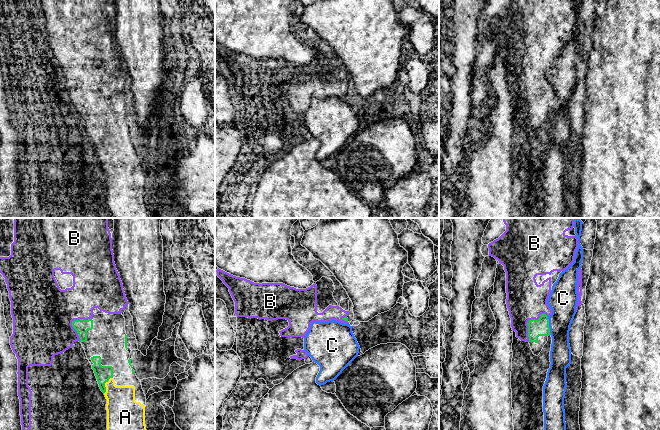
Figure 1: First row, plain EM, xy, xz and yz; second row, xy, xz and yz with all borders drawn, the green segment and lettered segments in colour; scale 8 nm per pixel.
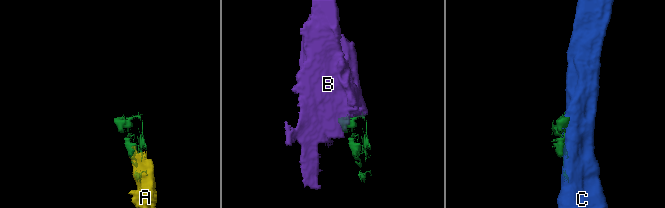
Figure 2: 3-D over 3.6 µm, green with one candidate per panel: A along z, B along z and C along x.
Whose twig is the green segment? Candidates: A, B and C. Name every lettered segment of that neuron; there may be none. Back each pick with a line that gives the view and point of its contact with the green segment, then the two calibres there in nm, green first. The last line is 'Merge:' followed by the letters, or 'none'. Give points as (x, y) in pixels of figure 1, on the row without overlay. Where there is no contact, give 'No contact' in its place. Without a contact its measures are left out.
A: Touches green at xy (104, 161). Thickness 130 nm (green) against 260 nm
B: Touches green at yz (528, 98). Thickness 140 nm (green) against 320 nm
Merge: A, B

